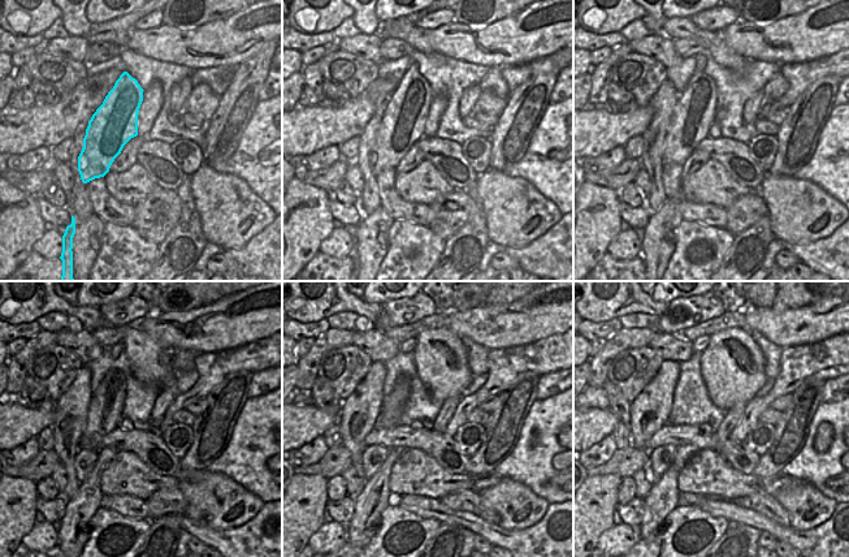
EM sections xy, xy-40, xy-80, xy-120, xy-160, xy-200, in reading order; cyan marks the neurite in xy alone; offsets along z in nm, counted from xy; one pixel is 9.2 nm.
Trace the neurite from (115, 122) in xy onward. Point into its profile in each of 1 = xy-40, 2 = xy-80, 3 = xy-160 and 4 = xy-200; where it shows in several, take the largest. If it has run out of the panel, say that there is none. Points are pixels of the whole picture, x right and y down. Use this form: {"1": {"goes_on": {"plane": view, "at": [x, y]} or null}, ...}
{"1": {"goes_on": {"plane": "xy-40", "at": [403, 122]}}, "2": {"goes_on": {"plane": "xy-80", "at": [694, 112]}}, "3": {"goes_on": {"plane": "xy-160", "at": [393, 405]}}, "4": {"goes_on": {"plane": "xy-200", "at": [700, 344]}}}

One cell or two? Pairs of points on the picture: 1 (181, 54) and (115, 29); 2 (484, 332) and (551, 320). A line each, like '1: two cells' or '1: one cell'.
1: two cells
2: one cell

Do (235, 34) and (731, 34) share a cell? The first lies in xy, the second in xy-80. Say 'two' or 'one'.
one

